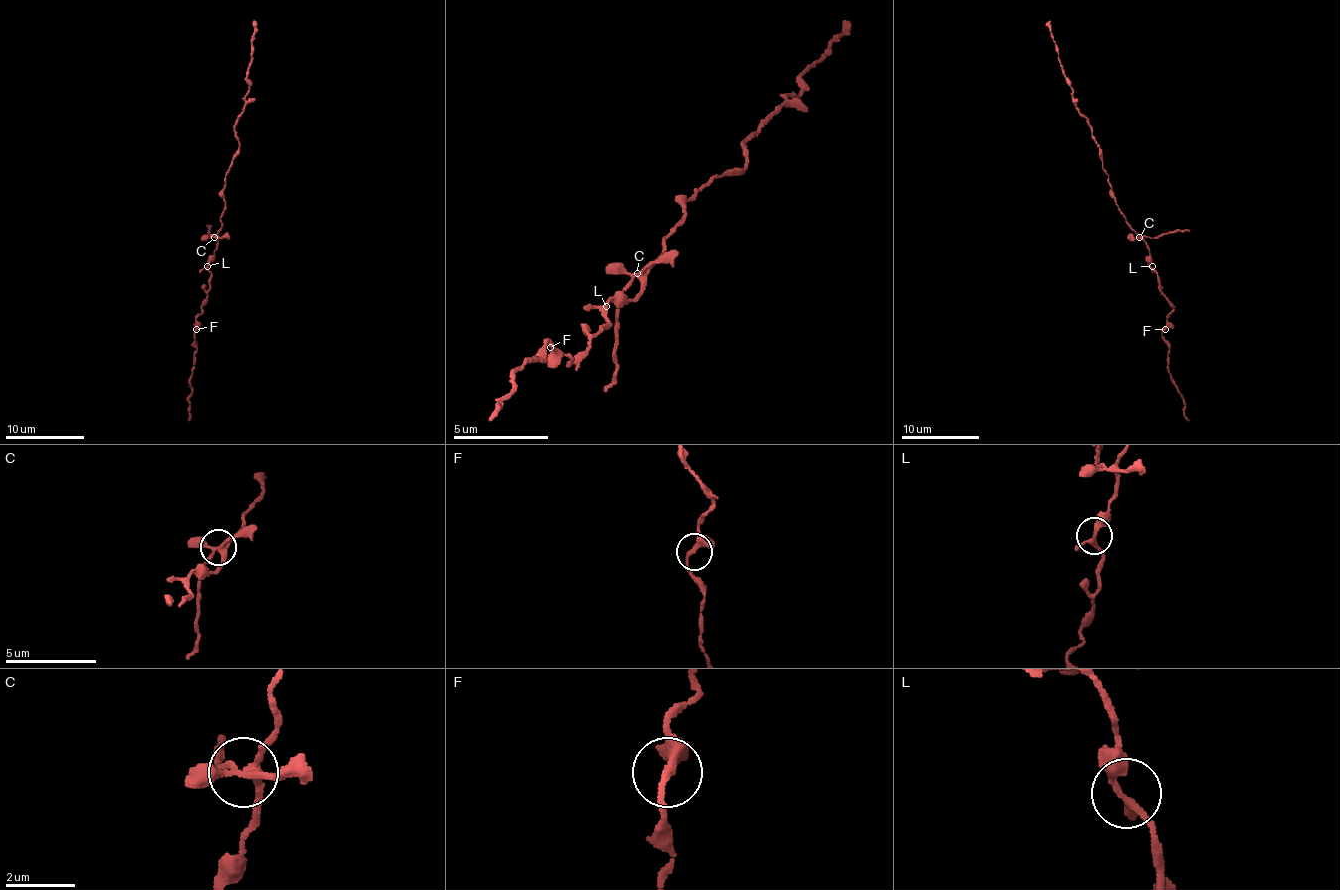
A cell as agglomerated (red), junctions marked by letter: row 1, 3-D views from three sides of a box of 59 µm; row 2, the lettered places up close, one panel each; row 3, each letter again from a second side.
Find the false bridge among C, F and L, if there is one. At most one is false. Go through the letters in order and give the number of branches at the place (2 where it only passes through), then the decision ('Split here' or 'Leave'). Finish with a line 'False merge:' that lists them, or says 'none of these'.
C: Branches: 5. Split here
F: Branches: 2. Leave
L: Branches: 3. Leave
False merge: C

